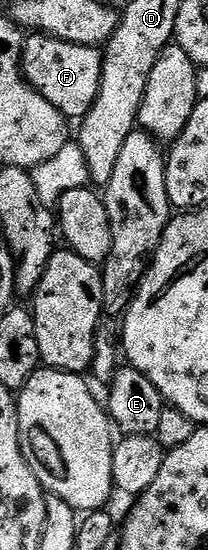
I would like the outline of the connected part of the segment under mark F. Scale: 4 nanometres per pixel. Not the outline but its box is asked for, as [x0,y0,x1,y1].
[21,33,104,121]

